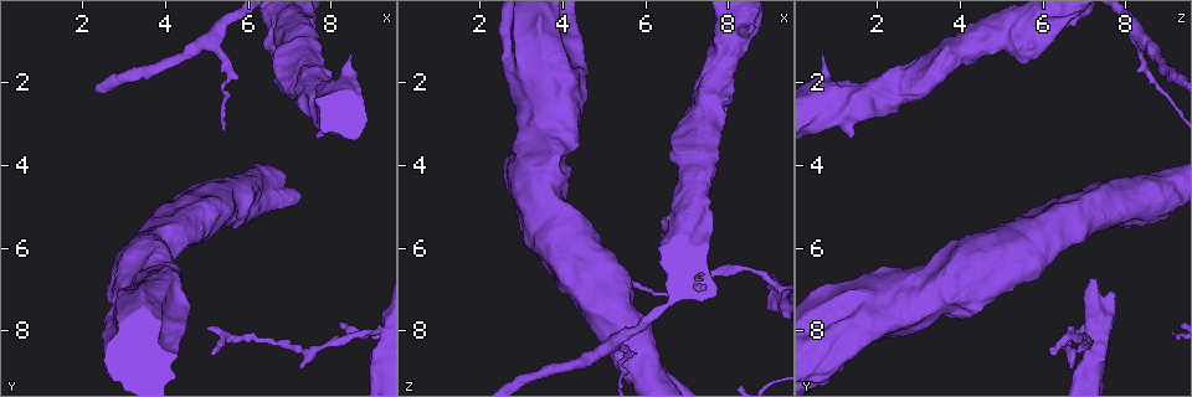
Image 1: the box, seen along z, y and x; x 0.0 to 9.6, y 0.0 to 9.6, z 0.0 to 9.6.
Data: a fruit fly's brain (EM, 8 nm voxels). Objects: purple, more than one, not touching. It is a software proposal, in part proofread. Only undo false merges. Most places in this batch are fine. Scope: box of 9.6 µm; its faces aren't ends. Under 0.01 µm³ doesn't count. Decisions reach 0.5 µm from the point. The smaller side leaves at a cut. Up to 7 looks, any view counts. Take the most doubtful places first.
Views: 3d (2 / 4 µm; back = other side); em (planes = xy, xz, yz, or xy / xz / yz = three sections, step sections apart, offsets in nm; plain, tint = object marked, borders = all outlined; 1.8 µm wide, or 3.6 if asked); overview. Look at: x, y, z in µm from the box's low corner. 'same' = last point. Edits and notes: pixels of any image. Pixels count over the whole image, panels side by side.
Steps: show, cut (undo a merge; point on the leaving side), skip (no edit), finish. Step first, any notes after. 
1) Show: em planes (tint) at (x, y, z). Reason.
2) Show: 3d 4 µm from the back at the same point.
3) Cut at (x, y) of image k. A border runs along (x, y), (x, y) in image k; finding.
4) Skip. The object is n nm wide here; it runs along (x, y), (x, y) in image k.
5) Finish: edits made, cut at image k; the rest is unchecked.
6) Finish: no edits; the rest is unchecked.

Show: em xz step 4 (tint) at (5.15, 0.85, 8.35). Three arms meet.

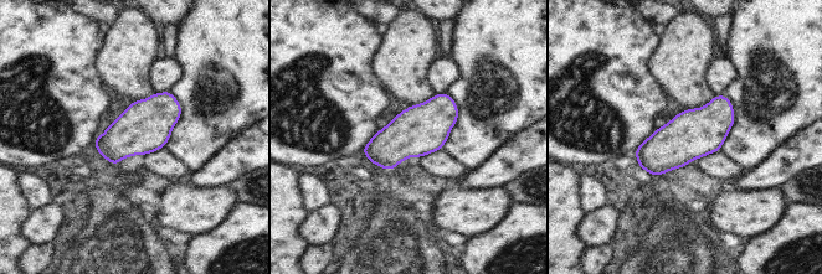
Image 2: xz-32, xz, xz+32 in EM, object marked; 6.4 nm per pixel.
Skip. One cell here.

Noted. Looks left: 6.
Show: em 3.6 µm planes (plain) at (9.15, 8.05, 6.85). Calibre changes.

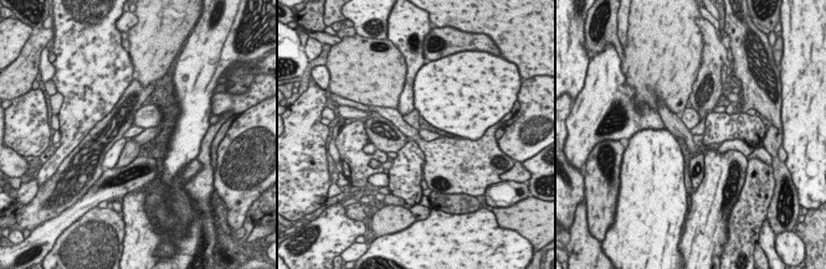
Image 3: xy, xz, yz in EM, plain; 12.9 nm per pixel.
Show: em 3.6 µm planes (tint) at the same point.

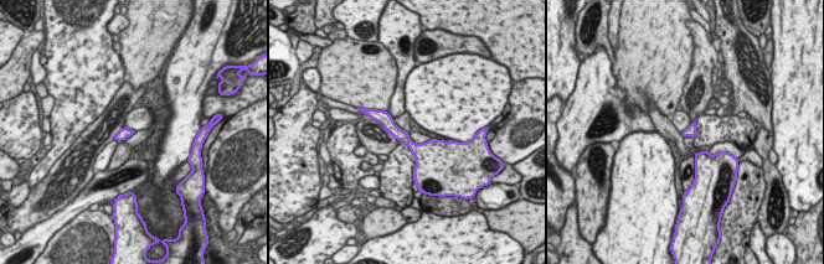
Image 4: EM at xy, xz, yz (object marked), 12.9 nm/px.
Skip. The object is 140 nm wide here; it runs along (377, 117), (415, 148), (441, 146) in image 4; one cell here.

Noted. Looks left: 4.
Show: em xz step 4 (tint) at (7.10, 1.85, 3.20). Calibre changes.

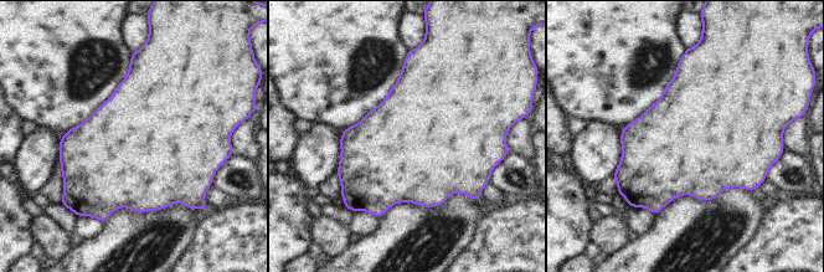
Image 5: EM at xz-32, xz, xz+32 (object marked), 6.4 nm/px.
Show: em planes (tint) at the same point. Cut it another way.

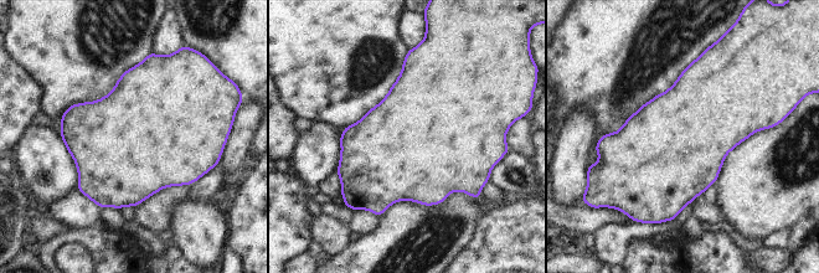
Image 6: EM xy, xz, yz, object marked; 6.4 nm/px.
Skip. One cell here.

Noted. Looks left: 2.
Finish: no edits; the rest is unchecked.

